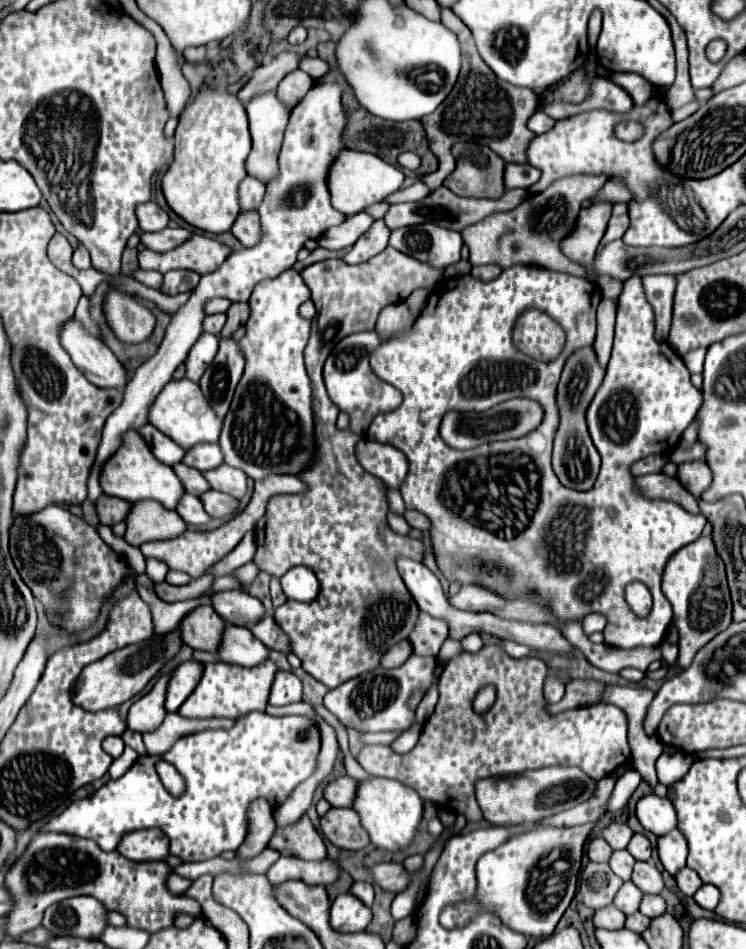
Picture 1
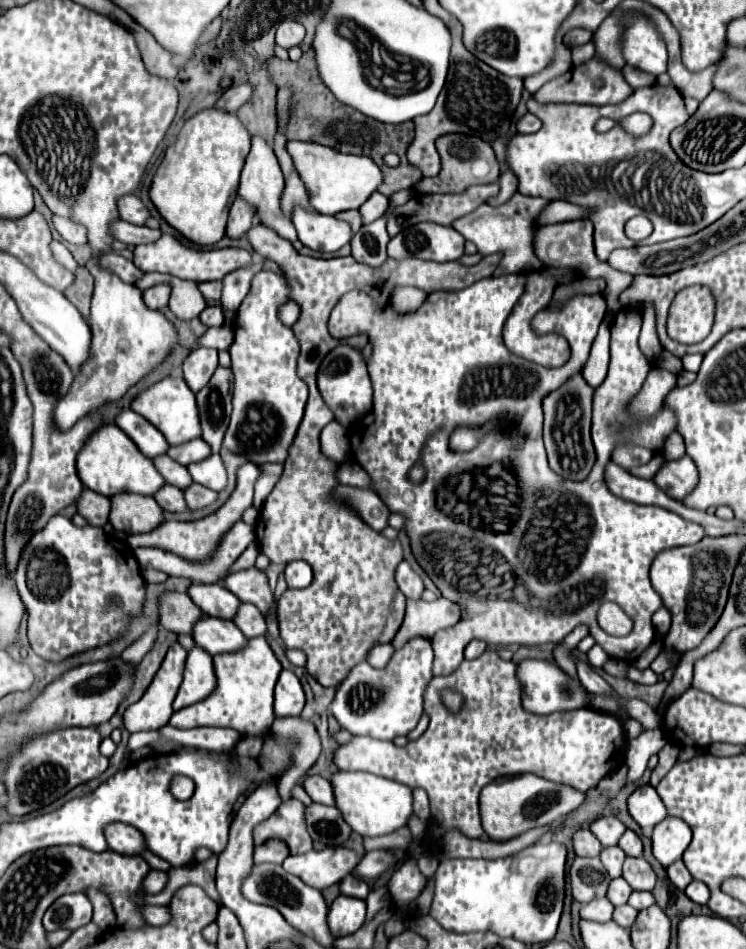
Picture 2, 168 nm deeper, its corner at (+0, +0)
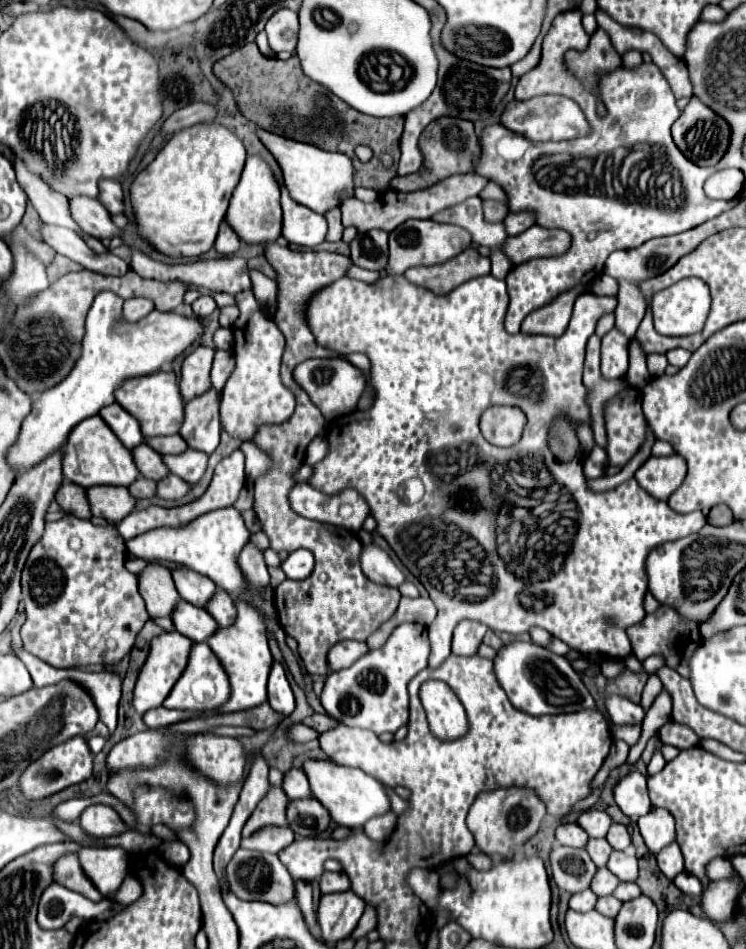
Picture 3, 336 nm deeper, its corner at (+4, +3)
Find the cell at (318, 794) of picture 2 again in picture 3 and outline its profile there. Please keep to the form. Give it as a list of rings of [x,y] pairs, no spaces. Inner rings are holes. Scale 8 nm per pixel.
[[[290,769],[286,775],[284,775],[284,785],[282,789],[286,791],[286,795],[290,799],[306,799],[306,797],[312,797],[312,791],[310,791],[310,783],[308,783],[308,777],[302,769]]]

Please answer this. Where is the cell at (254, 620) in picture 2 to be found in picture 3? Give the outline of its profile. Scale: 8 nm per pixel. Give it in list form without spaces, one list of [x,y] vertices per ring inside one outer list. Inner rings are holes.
[[[224,589],[216,591],[216,597],[210,599],[206,611],[220,623],[220,627],[230,627],[236,619],[236,603]]]

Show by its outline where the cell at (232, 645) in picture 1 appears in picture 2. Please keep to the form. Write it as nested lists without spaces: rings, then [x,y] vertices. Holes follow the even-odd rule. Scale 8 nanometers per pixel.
[[[202,616],[194,624],[192,638],[196,646],[204,648],[212,656],[224,652],[236,652],[246,644],[244,634],[236,628],[232,620],[220,620],[212,616]]]

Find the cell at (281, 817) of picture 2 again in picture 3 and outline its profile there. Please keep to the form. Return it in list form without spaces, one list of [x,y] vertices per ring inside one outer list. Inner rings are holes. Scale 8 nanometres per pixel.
[[[270,787],[270,789],[272,791],[268,791],[268,795],[264,797],[264,801],[258,803],[258,807],[250,815],[248,823],[244,825],[242,837],[250,837],[252,833],[256,833],[258,829],[268,827],[268,825],[288,827],[286,807],[288,807],[290,799],[288,799],[288,795],[284,795],[284,791],[280,787]]]

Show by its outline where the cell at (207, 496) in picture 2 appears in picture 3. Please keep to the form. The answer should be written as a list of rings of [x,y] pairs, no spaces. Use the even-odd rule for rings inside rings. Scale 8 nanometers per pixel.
[[[168,475],[162,481],[158,481],[158,497],[162,499],[182,499],[190,493],[190,489],[192,485],[176,475]]]

